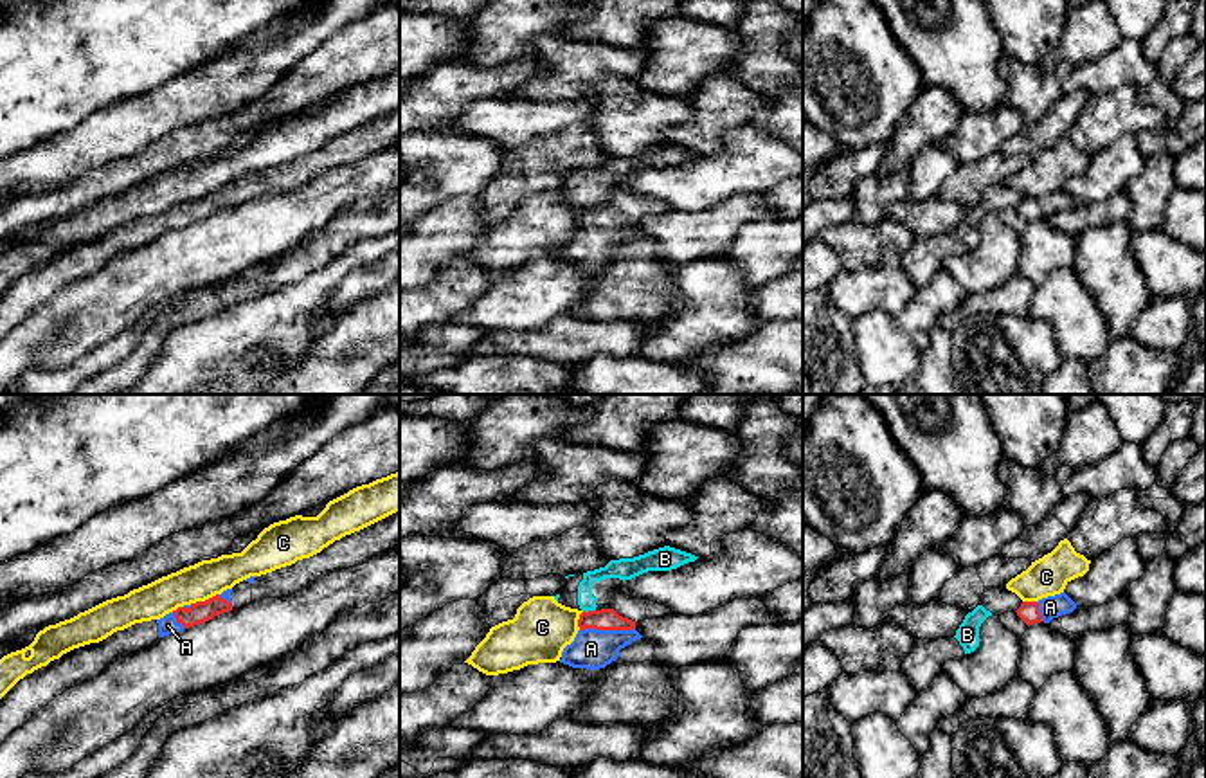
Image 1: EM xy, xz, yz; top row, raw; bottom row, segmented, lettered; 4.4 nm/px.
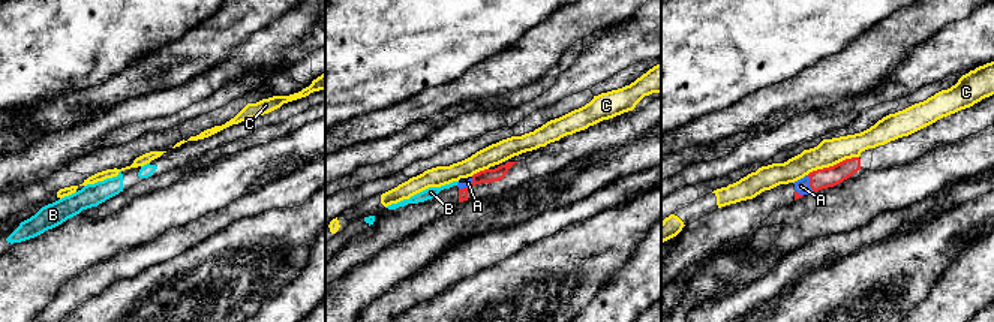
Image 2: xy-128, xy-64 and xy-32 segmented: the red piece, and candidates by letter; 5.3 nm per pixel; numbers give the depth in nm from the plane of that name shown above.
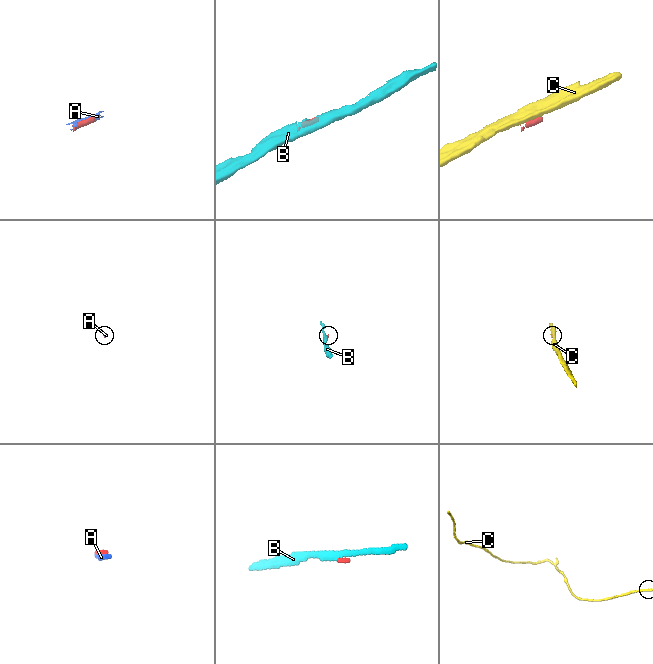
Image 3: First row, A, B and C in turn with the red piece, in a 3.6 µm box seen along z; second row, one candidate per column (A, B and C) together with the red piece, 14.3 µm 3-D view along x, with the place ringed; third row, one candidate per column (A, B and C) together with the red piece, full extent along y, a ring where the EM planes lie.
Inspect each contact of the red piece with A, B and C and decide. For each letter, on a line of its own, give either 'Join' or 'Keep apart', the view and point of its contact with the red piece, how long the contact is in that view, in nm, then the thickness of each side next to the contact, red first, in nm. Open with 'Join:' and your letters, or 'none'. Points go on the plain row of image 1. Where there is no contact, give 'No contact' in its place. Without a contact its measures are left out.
Join: A
A: Join. Touches red at xz (607, 226). Shared border 240 nm. Thickness 100 nm (red) against 180 nm
B: Keep apart. Touches red at xz (589, 208). Shared border 60 nm. Thickness 100 nm (red) against 100 nm
C: Keep apart. Touches red at xy (206, 197). Shared border 140 nm. Thickness 100 nm (red) against 170 nm

